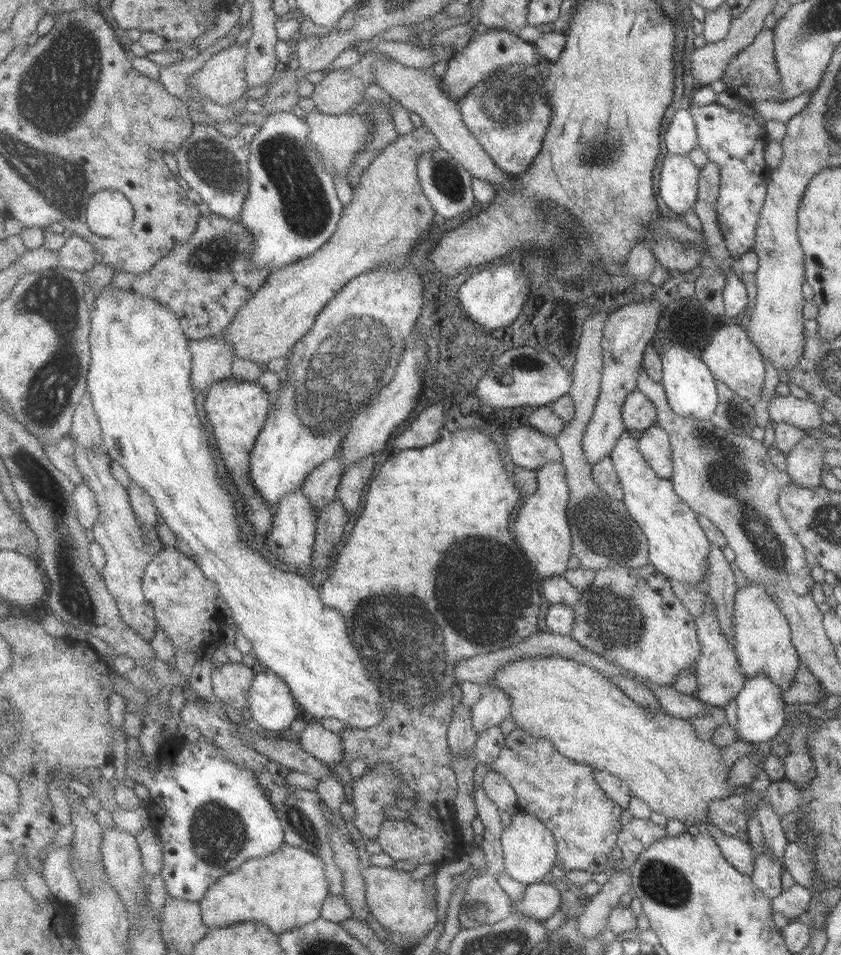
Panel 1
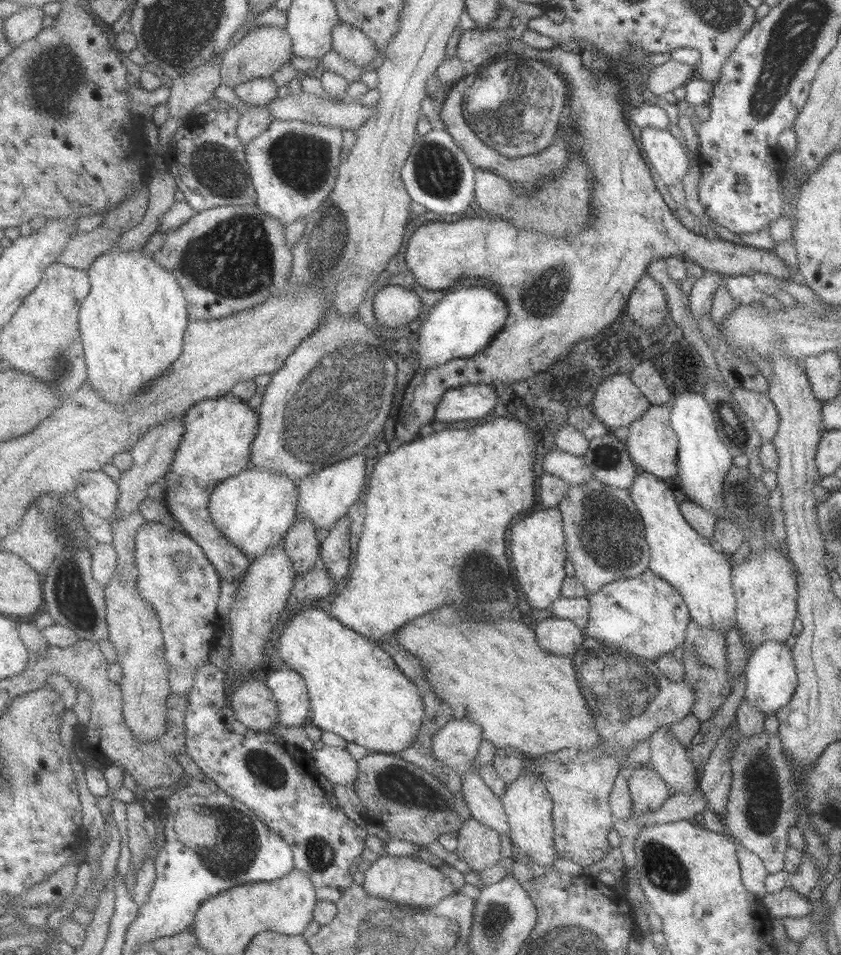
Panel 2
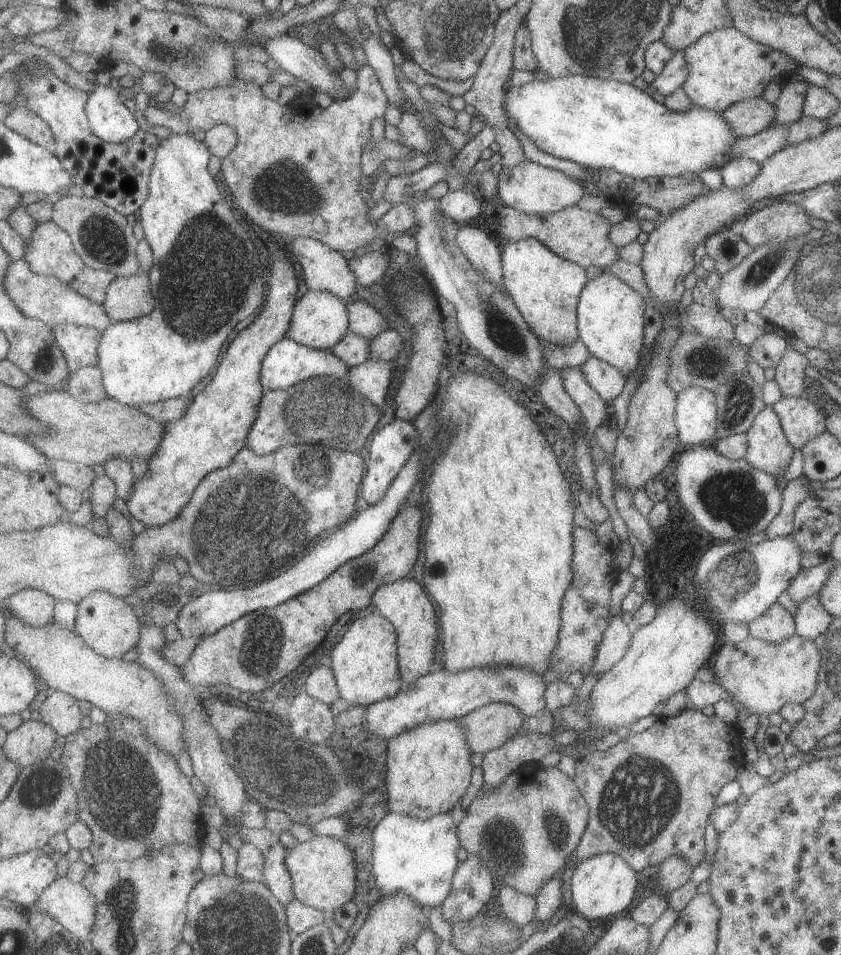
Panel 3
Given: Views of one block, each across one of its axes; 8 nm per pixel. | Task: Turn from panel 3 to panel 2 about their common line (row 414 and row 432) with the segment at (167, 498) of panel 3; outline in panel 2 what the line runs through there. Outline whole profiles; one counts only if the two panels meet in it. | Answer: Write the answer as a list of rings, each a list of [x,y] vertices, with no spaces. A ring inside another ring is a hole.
[[[228,394],[216,400],[203,400],[186,413],[185,437],[174,460],[173,472],[165,477],[168,487],[166,490],[166,504],[173,517],[189,535],[192,535],[194,540],[197,540],[205,548],[209,559],[216,565],[216,568],[219,568],[223,578],[240,583],[249,575],[254,560],[240,546],[226,538],[226,535],[216,527],[216,521],[212,517],[210,506],[212,496],[216,488],[220,487],[220,484],[244,474],[251,468],[253,464],[253,444],[258,438],[260,429],[261,414],[258,409],[250,407],[248,400],[242,400],[239,396],[233,394]]]

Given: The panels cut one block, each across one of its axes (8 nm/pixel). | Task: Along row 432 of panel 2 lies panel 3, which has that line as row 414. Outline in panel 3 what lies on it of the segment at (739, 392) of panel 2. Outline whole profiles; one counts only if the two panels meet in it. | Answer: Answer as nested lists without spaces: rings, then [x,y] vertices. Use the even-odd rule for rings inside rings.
[[[766,406],[754,419],[751,430],[746,433],[748,450],[745,459],[758,470],[774,478],[783,475],[794,454],[782,430],[779,416],[771,406]]]

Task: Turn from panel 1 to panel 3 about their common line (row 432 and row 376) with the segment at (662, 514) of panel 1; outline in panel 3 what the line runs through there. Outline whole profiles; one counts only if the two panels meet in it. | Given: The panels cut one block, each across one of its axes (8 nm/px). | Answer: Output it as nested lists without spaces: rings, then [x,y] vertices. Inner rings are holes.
[[[608,272],[588,281],[579,304],[582,340],[591,354],[620,369],[627,377],[642,366],[644,350],[644,312],[648,302],[631,285]]]

